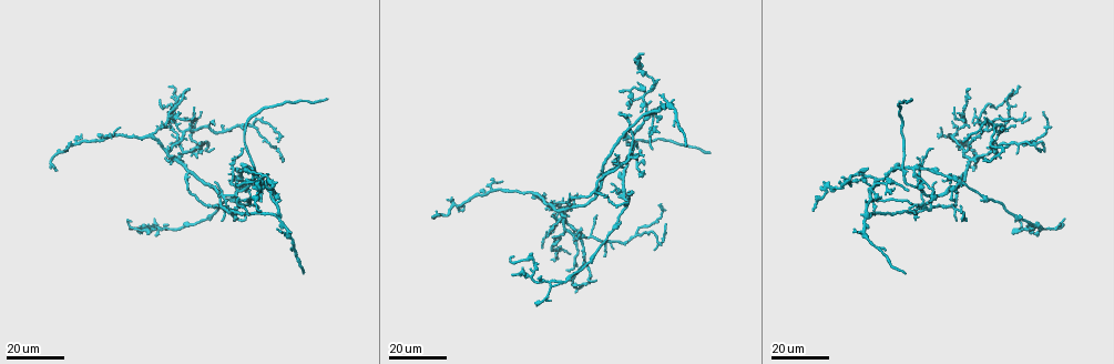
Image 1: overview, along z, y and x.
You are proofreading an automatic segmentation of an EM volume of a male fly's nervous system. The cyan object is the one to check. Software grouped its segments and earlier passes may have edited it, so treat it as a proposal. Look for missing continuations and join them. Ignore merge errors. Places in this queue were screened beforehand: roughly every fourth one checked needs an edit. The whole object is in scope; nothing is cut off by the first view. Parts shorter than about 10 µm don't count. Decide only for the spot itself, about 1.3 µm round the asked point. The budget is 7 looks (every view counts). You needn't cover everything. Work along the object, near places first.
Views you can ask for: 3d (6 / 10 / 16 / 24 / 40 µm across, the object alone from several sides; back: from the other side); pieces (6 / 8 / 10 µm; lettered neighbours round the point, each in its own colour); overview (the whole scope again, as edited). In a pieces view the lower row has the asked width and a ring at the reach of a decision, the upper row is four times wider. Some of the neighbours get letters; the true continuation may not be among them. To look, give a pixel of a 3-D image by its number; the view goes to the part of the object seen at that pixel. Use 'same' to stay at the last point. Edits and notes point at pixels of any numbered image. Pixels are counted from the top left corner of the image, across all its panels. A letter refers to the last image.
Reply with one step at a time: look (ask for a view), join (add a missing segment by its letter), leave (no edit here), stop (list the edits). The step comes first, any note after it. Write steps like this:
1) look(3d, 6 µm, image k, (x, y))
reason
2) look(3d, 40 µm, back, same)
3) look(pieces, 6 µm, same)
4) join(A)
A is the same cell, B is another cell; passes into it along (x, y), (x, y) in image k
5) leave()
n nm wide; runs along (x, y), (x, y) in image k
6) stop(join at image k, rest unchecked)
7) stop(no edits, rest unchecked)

look(3d, 24 µm, image 1, (711, 154))

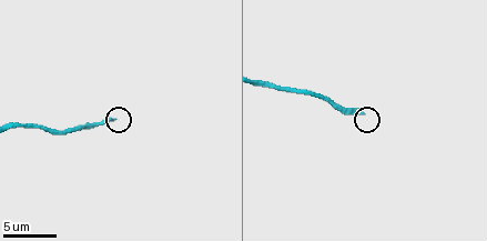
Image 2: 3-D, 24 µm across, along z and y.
look(pieces, 6 µm, image 2, (362, 112))
what lies round it

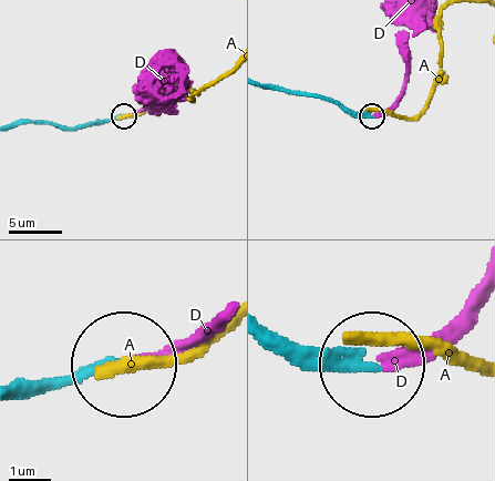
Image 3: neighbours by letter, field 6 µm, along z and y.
join(D)
240 nm wide; D is the same cell, A is another cell; passes into it along (23, 390), (178, 351), (209, 327) in image 3; the cell continues

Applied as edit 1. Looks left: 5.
look(overview)

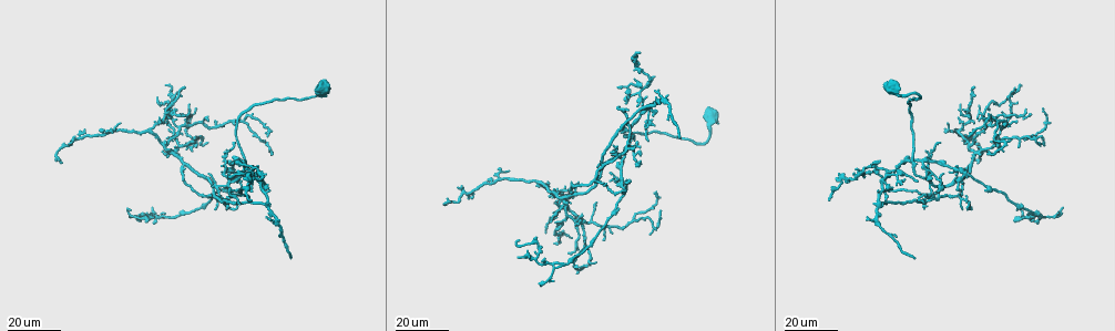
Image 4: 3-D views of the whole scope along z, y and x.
look(3d, 16 µm, image 4, (677, 139))
thin end

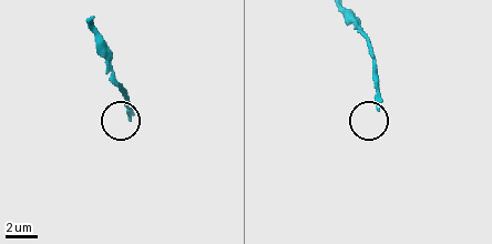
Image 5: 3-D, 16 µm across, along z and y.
look(pieces, 6 µm, image 5, (378, 107))

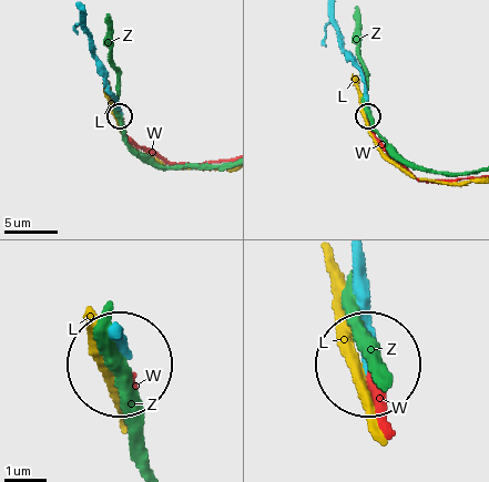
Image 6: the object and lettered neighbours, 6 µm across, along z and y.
join(W)
W is the same cell, L and Z are other cells; passes into it along (360, 273), (360, 347), (378, 420) in image 6; the cell continues

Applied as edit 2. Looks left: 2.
stop(join at image 3, join at image 6, rest unchecked)

